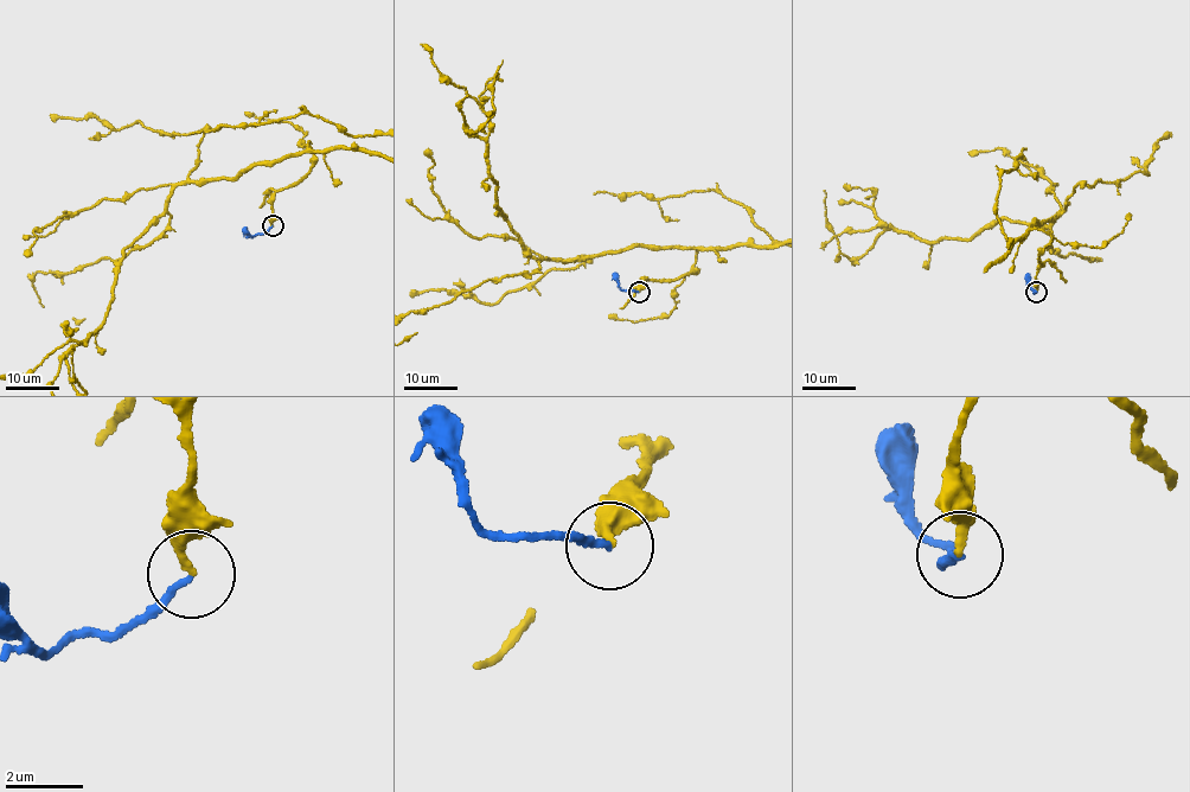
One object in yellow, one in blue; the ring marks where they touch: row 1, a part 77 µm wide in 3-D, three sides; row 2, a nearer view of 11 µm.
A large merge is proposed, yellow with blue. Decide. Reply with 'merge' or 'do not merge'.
merge

